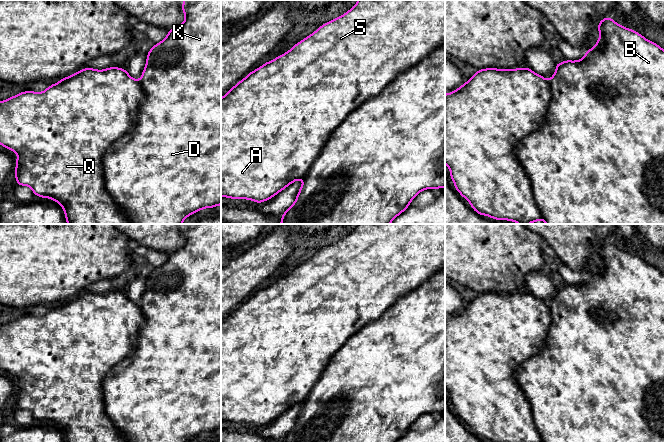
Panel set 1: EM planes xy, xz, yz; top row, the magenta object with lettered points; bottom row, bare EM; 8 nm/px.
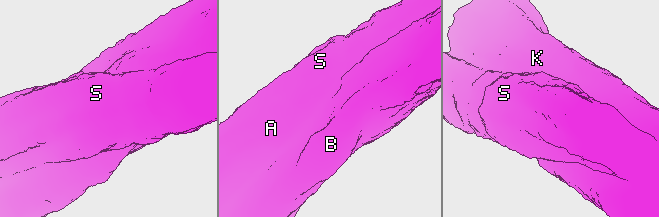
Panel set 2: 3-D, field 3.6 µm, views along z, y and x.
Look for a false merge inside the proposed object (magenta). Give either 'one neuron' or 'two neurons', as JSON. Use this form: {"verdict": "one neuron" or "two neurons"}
{"verdict": "two neurons"}

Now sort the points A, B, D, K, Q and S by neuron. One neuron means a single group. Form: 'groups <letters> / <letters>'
groups A Q S / B D K

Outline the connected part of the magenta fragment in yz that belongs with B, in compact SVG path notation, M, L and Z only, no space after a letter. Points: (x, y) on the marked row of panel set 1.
M611 17L603 18L597 30L600 37L596 45L585 51L585 57L576 61L565 60L555 63L556 71L549 81L552 98L543 124L531 134L525 136L514 148L515 155L521 162L524 171L530 181L535 203L540 209L542 220L546 224L664 224L664 49L658 44L647 40L640 33L616 23Z

